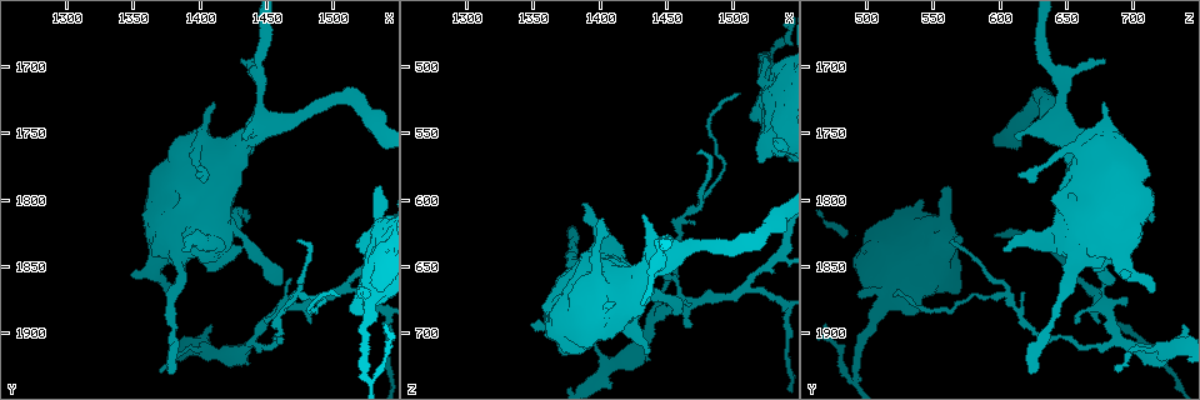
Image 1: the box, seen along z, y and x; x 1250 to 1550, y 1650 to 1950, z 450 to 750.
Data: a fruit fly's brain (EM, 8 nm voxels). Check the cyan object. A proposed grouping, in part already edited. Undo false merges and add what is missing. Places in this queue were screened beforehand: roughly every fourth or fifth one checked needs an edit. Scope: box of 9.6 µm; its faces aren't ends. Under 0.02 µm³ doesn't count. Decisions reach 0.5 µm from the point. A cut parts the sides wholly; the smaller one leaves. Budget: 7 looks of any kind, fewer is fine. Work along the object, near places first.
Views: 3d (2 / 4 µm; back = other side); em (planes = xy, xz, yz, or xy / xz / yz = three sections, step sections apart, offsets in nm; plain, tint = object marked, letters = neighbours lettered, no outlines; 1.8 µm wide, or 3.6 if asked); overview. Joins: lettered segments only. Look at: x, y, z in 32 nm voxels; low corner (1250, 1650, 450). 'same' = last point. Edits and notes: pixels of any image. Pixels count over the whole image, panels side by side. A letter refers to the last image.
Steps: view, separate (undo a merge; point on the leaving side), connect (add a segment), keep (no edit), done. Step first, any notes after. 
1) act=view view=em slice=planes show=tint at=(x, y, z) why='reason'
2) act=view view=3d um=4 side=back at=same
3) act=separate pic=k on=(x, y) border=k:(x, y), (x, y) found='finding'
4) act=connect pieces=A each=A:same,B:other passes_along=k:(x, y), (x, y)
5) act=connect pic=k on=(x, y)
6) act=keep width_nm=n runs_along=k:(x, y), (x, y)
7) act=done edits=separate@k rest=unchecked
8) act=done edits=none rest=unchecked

act=view view=3d um=4 side=back at=(1378, 1930, 624)

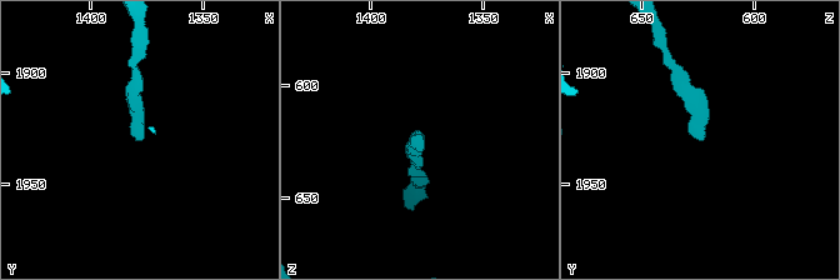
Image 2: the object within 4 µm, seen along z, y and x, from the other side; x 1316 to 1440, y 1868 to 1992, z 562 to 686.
act=view view=em slice=xy step=4 show=letters at=(1377, 1931, 623) why='need the tissue'

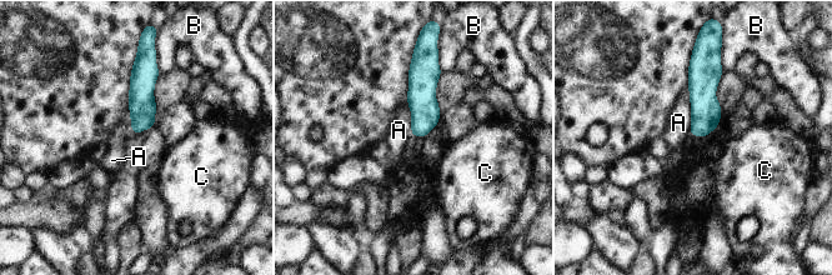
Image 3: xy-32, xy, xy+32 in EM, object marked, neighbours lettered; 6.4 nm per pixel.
act=keep width_nm=160 each=A:other,B:other,C:other border=3:(687, 85), (690, 95), (690, 133) found='no lettered segment goes on from it'

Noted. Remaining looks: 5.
act=view view=3d um=4 at=(1372, 1928, 690) why='tapers out'

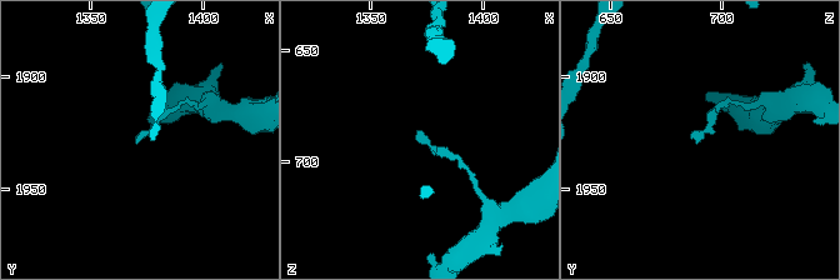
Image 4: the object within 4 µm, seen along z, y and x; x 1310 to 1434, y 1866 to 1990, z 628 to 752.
act=view view=em slice=planes show=plain at=(1370, 1930, 688) why='shape alone is not enough'

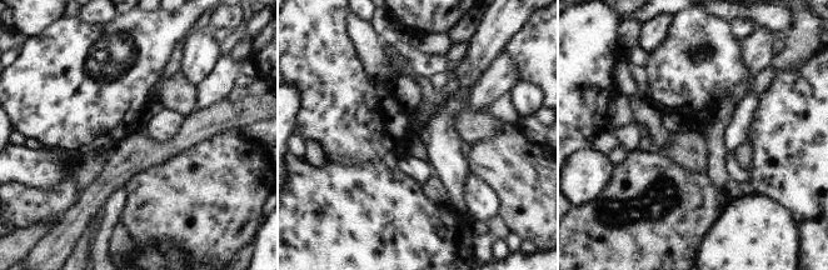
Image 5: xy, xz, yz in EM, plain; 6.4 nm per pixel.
act=view view=em slice=planes show=letters at=same

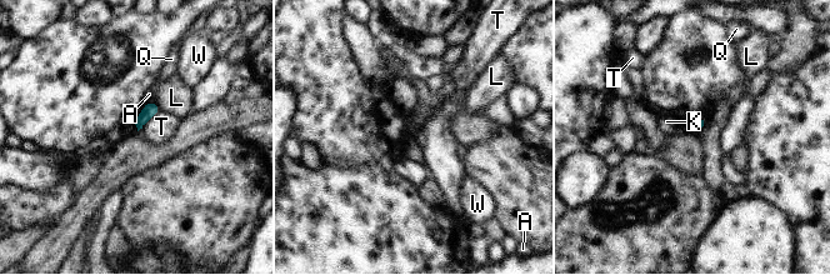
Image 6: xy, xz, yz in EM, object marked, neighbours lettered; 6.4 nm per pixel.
act=keep each=A:other,K:other,L:other,Q:other,T:other,W:other found='none of them fits'

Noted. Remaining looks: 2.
act=view view=3d um=2 at=(1410, 1726, 678)

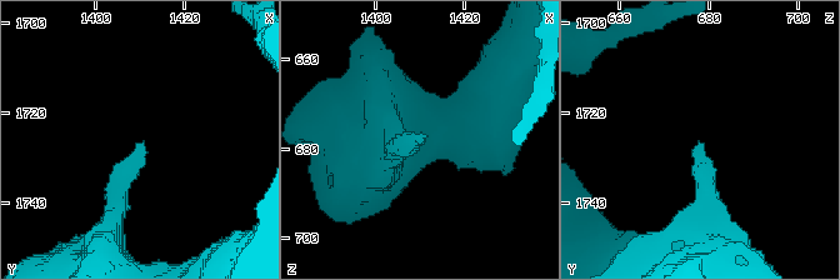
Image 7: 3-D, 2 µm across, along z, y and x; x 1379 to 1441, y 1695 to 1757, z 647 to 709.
act=view view=em slice=planes show=letters at=(1411, 1727, 677) why='now the EM'

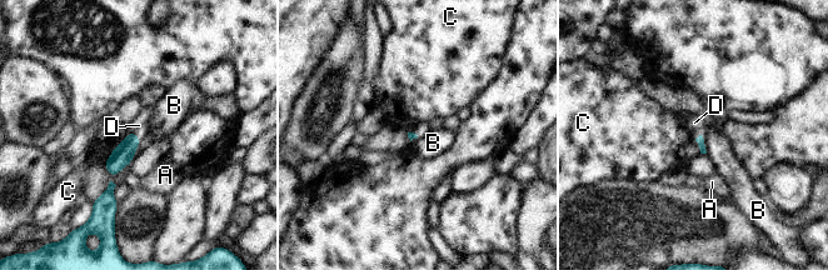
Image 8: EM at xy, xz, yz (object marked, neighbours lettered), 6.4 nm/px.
act=connect pieces=D each=A:other,B:other,C:other,D:same passes_along=8:(124, 151), (133, 133), (139, 125) found='the neuron continues'

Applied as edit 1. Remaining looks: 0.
act=done edits=connect@8 rest=unchecked

